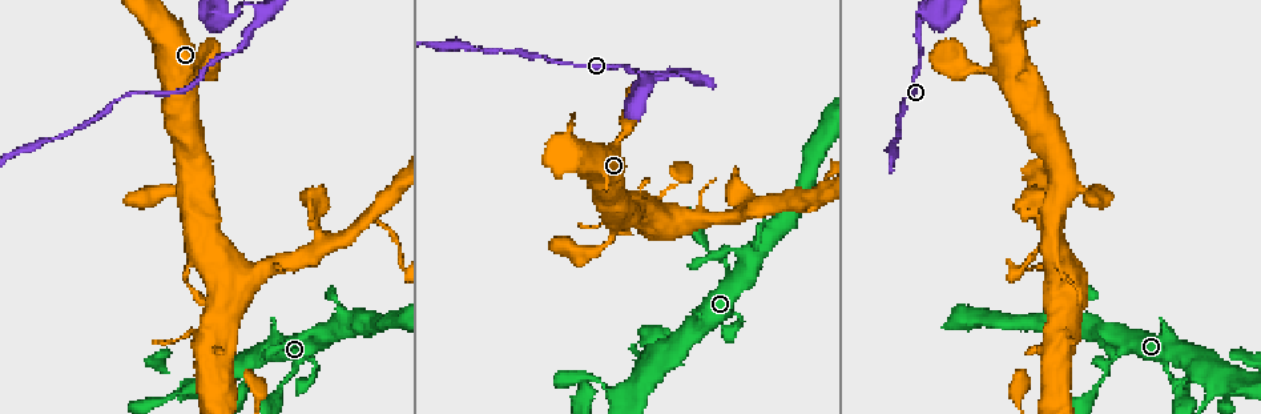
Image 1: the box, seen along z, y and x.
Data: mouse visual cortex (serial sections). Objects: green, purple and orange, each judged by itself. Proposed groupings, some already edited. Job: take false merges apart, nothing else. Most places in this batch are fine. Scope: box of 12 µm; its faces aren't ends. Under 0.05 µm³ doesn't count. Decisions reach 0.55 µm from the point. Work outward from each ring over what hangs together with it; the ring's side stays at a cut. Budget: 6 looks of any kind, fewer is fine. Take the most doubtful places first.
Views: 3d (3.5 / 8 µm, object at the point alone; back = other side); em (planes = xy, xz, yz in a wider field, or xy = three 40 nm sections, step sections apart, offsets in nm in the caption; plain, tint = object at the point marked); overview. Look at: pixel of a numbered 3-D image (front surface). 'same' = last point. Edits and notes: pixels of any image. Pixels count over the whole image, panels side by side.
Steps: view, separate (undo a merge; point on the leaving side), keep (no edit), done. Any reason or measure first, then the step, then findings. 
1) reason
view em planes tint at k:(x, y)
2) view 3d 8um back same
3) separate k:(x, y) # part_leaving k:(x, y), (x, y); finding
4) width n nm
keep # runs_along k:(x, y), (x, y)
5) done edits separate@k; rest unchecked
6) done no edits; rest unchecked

three-way junction
view em xy step 3 tint at 1:(685, 75)

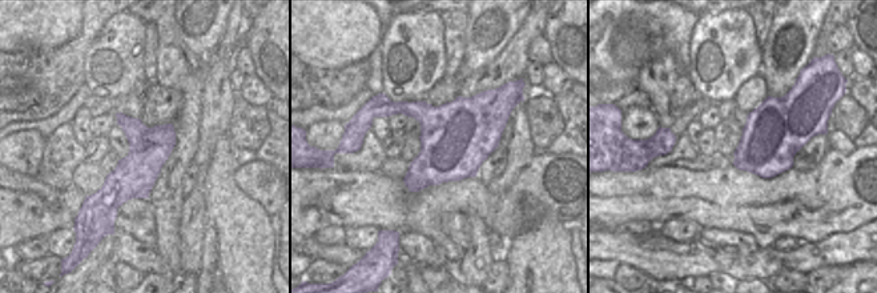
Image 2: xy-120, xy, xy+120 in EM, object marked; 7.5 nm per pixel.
view 3d 3.5um same

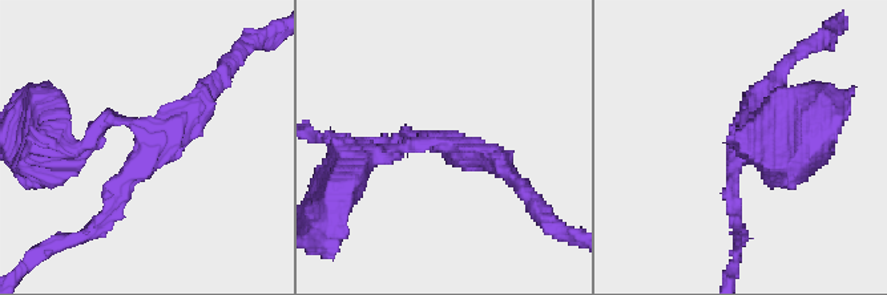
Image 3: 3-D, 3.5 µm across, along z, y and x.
keep # runs_along 3:(738, 218), (738, 121), (748, 145); all the same cell

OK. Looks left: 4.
sharp bend
view 3d 3.5um back at 1:(796, 204)

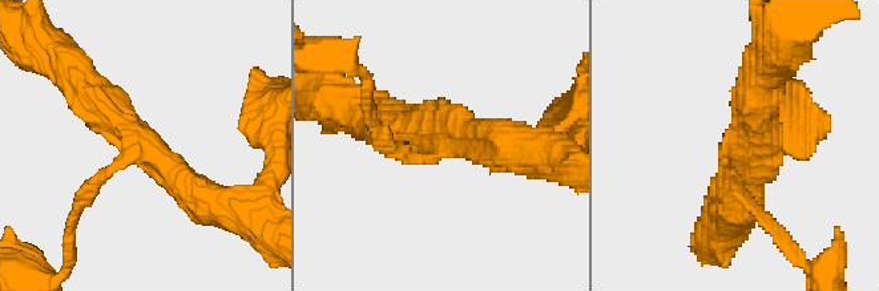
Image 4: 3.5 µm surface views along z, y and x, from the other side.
arm_widths 200, 400 nm; now the EM
view em planes tint at 4:(145, 144)

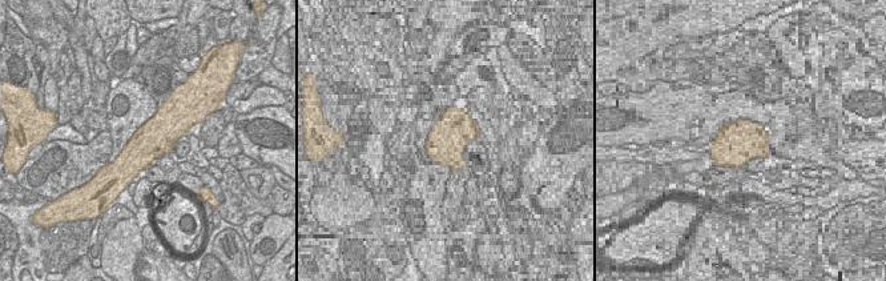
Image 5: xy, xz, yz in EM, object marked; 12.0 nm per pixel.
keep # runs_along 4:(512, 149), (414, 160), (380, 136); continuous, no second cell

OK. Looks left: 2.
view 3d 8um at 1:(1112, 362)

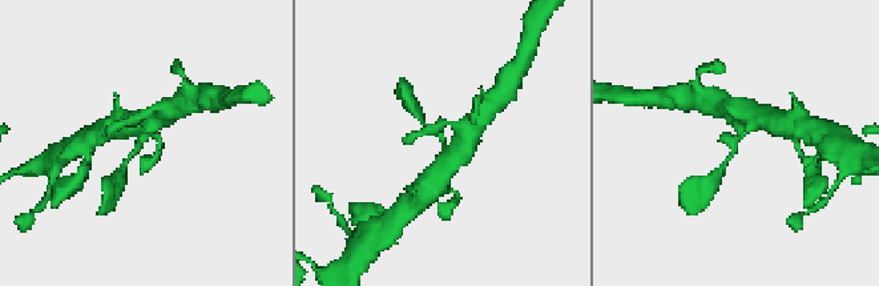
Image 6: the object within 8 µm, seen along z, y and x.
view em planes tint at 6:(739, 138)

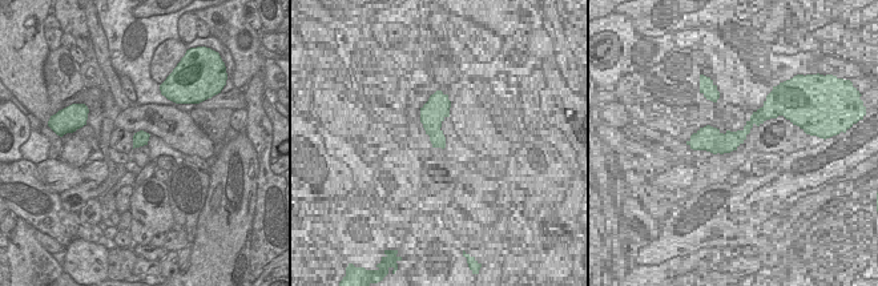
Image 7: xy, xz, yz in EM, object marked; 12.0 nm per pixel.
keep # runs_along 6:(766, 119), (737, 140), (725, 164); one cell here

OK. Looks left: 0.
done no edits; rest unchecked

